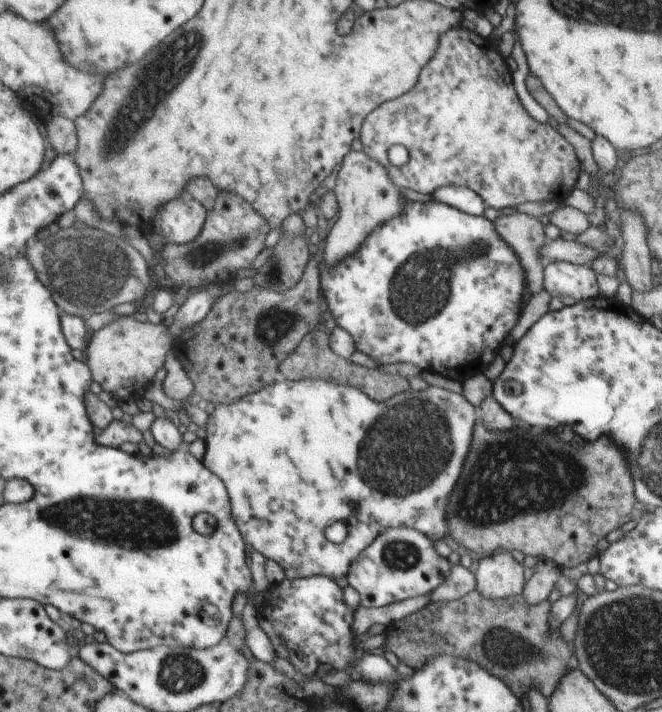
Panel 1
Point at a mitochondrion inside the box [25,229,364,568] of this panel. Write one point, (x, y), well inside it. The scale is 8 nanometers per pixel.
(120, 521)

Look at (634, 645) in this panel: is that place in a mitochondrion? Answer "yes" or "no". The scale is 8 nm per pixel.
yes

